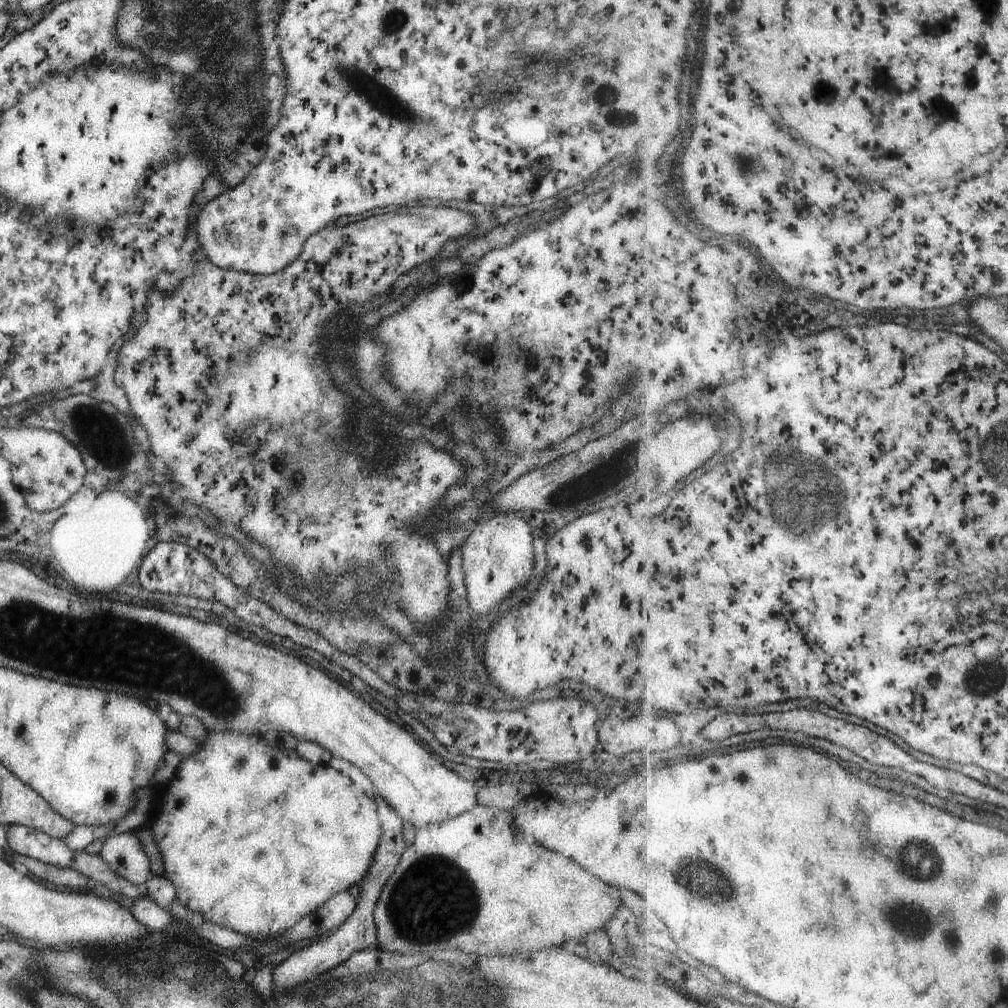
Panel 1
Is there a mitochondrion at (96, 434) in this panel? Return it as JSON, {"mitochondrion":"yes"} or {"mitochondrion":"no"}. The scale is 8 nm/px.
{"mitochondrion":"yes"}

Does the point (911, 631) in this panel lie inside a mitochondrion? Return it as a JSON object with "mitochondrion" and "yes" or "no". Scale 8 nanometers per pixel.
{"mitochondrion":"no"}

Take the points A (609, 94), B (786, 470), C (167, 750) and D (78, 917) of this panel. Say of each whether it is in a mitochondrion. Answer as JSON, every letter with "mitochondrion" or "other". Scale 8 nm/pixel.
{"A":"mitochondrion","B":"mitochondrion","C":"other","D":"other"}

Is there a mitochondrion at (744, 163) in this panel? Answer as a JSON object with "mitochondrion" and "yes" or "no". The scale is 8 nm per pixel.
{"mitochondrion":"yes"}

